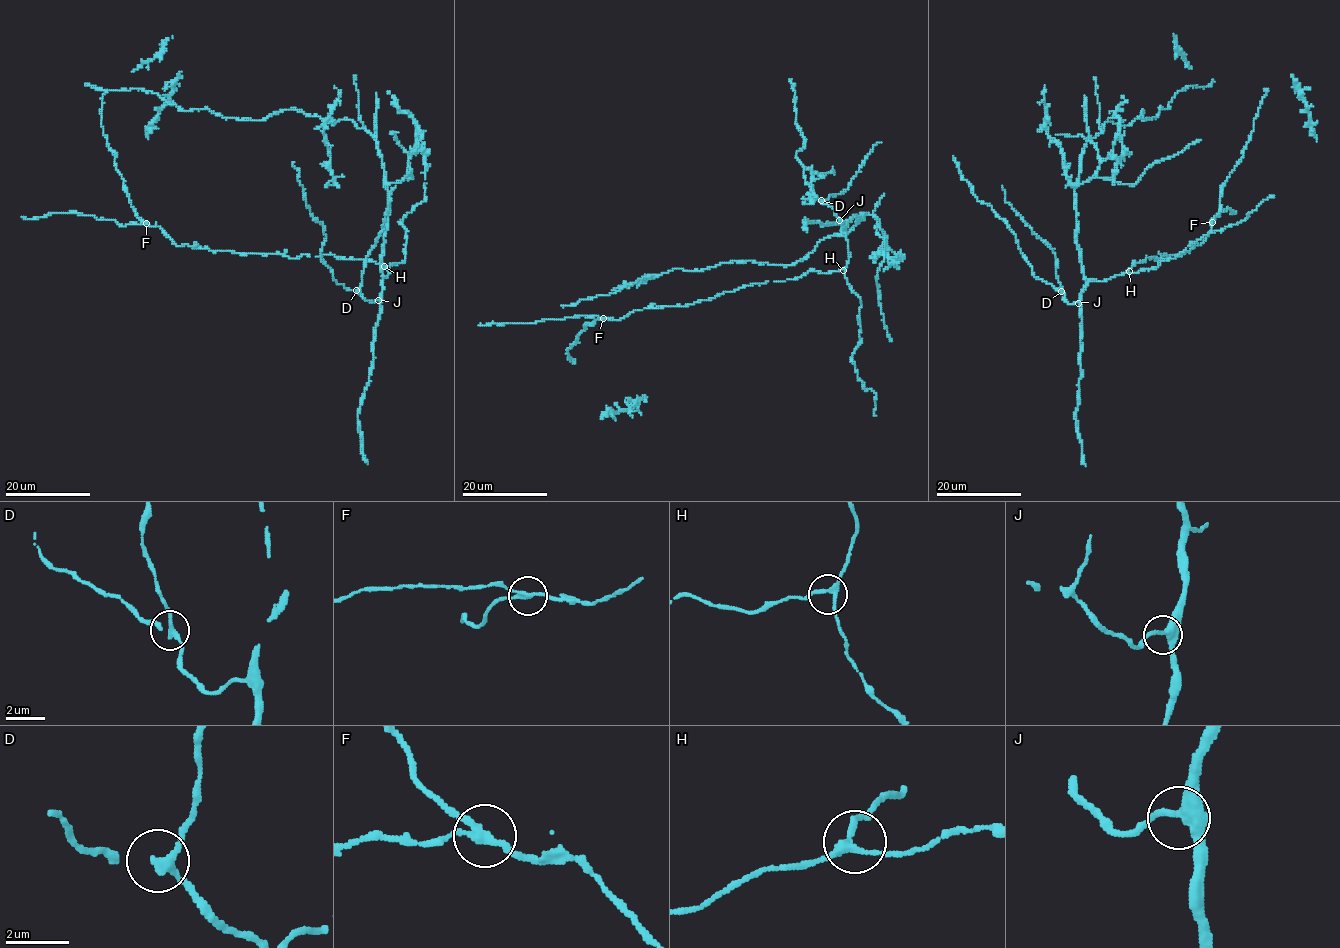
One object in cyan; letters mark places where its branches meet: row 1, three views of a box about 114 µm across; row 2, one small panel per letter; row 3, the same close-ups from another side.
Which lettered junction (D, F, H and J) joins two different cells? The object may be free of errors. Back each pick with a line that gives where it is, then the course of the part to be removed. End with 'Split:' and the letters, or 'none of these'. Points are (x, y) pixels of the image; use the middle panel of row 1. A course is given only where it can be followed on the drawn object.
F: Place: (603, 318). Course of the part to remove: (603, 318), (597, 319), (593, 325), (587, 324), (578, 335), (578, 342), (567, 350), (569, 358), (575, 363)
Split: F

